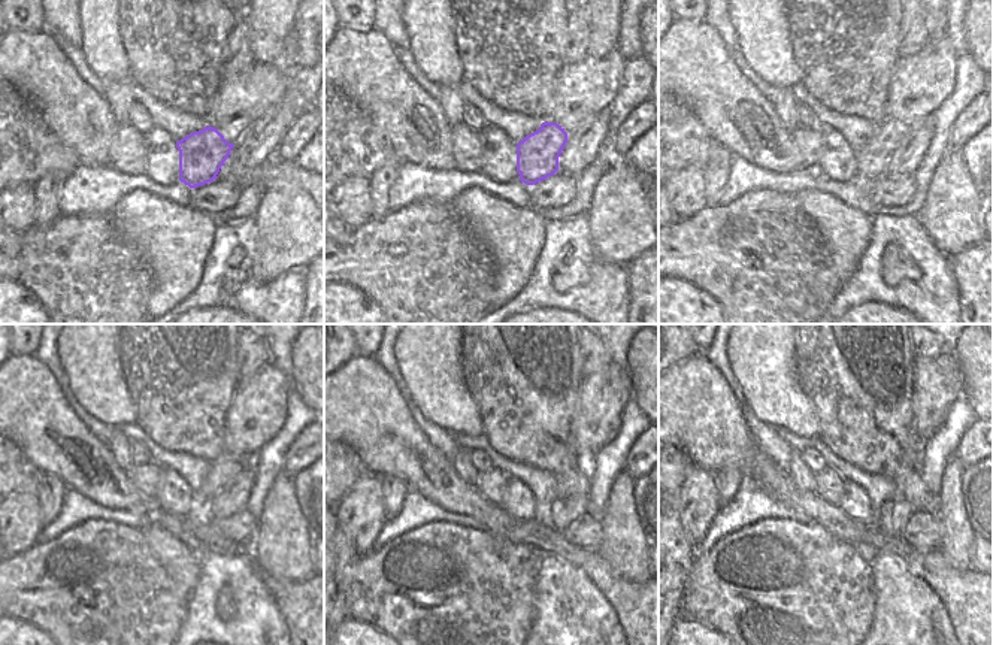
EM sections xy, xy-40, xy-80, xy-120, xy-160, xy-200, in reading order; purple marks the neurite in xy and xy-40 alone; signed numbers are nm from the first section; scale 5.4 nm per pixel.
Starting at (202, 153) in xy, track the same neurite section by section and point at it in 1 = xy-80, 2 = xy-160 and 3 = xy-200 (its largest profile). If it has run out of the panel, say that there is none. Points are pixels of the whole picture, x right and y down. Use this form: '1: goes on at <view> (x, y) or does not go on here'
1: goes on at xy-80 (872, 159)
2: goes on at xy-160 (572, 483)
3: goes on at xy-200 (910, 485)

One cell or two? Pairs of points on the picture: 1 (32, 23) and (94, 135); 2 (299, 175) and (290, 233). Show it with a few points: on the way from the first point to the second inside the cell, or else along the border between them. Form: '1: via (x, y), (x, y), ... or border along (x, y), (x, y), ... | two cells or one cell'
1: border along (15, 29), (20, 32), (44, 30) | two cells
2: border along (263, 187), (299, 187), (308, 194) | two cells

